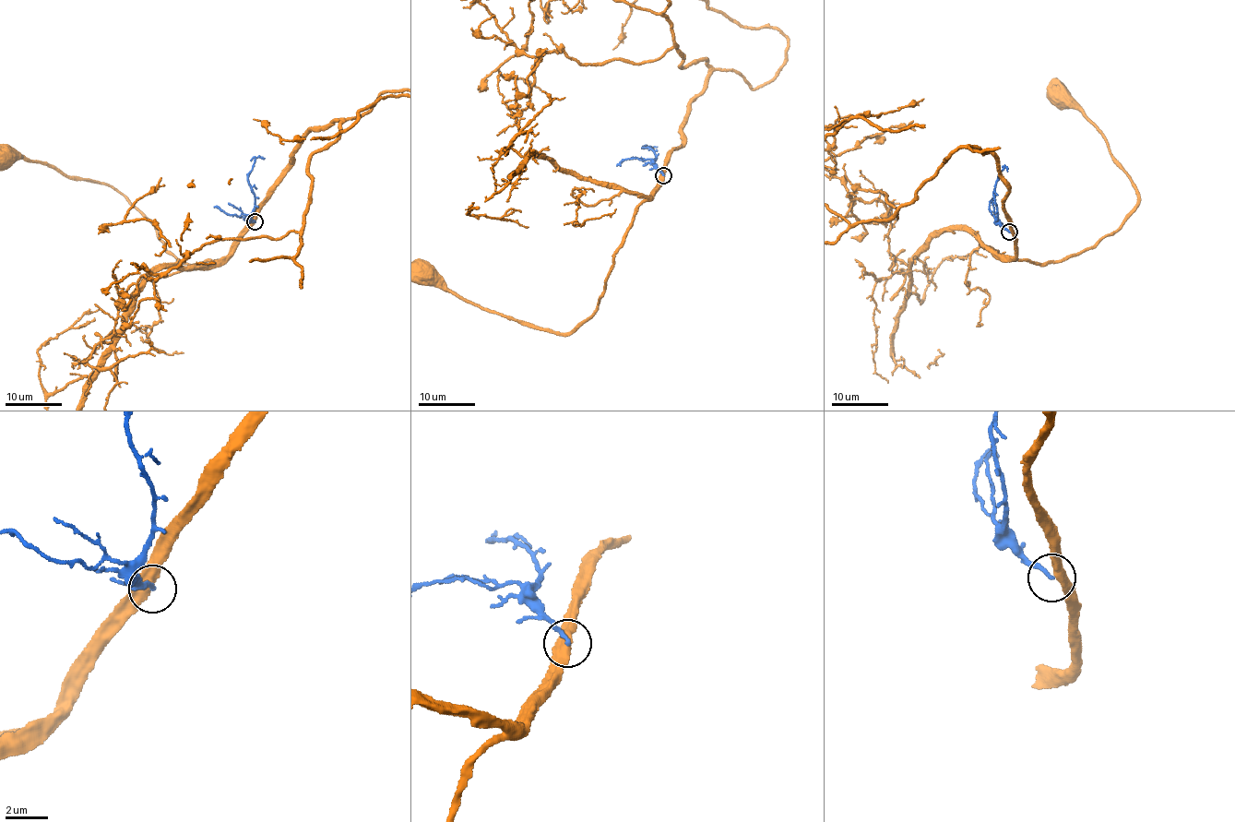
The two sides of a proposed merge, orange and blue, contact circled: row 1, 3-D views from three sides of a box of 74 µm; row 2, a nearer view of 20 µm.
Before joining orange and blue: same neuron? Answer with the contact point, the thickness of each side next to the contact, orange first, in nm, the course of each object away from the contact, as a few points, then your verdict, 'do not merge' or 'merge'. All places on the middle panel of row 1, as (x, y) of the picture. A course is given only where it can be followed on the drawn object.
place (663, 175); calibres 440 and 200 nm; course orange (663, 175), (654, 194), (637, 209), (598, 310), (567, 333), (549, 332), (480, 308), (457, 297), (428, 270); course blue (663, 175), (655, 165), (656, 156), (651, 148), (642, 147), (645, 144), (657, 148); do not merge

